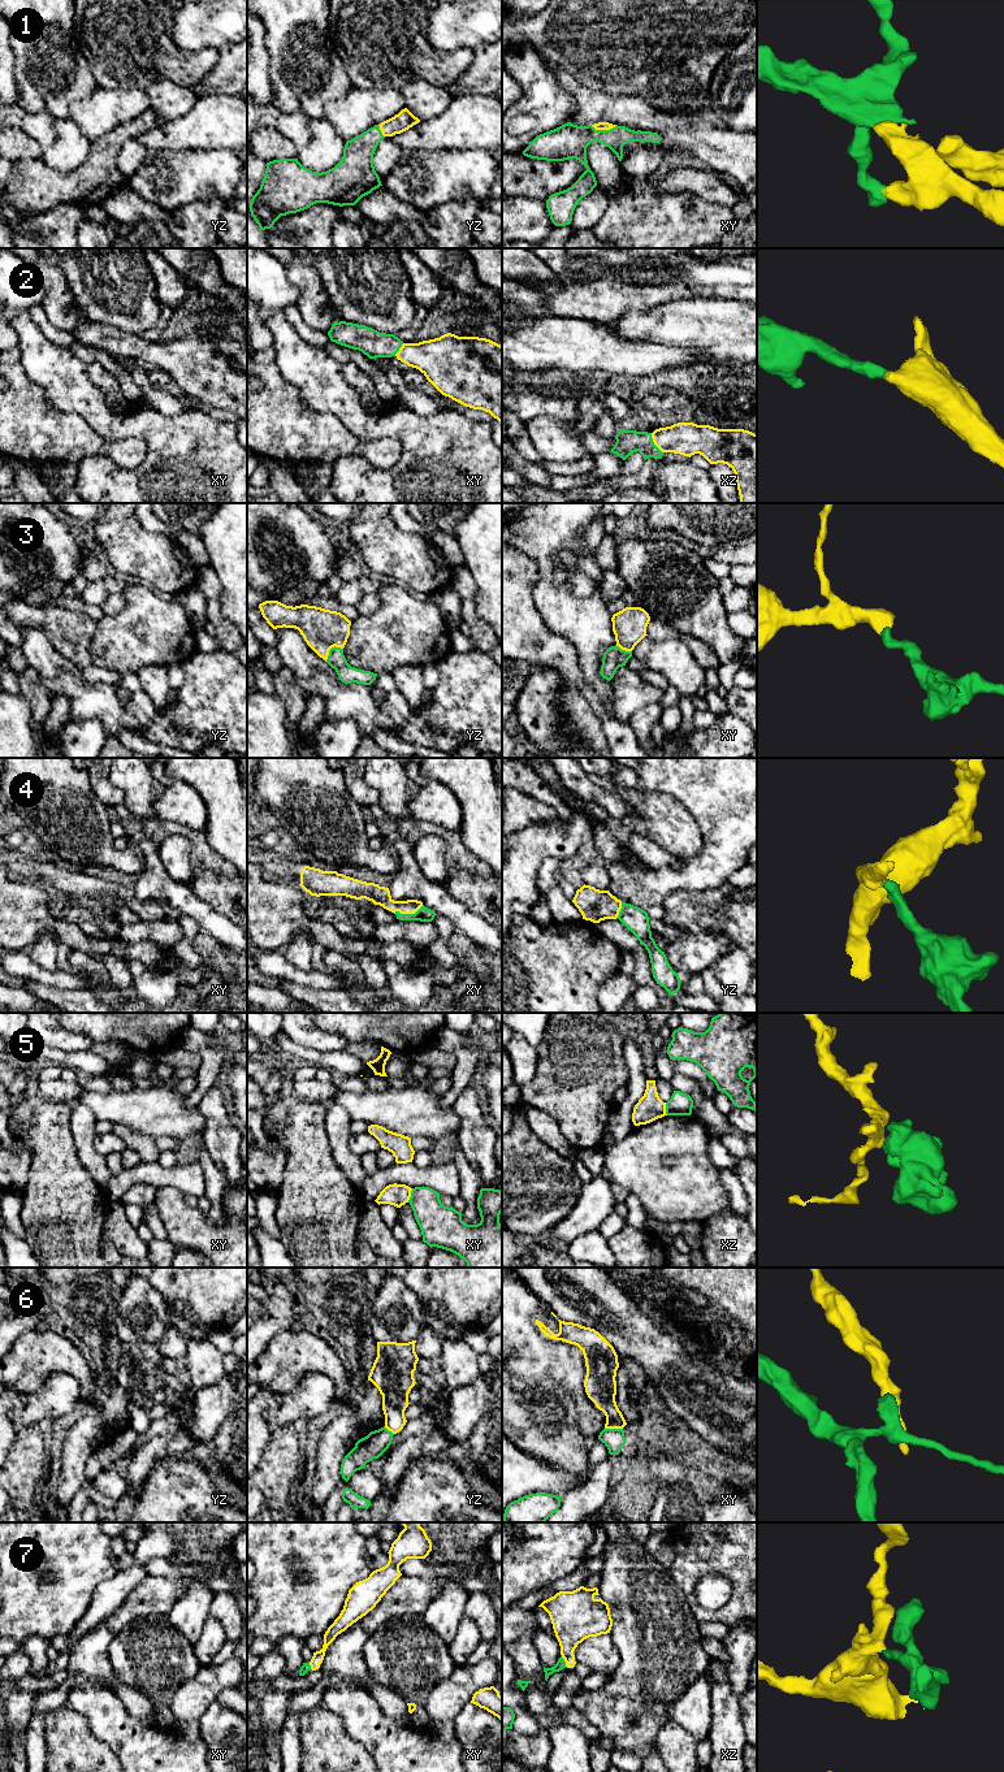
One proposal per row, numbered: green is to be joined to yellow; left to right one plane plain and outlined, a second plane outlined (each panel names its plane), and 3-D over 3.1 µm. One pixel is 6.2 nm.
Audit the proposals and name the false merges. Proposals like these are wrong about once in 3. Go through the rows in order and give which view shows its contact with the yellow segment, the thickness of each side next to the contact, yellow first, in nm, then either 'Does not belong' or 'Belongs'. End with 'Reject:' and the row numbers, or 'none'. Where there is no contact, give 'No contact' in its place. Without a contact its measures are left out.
1: Touches yellow in xy. Thickness 50 nm (yellow) against 220 nm. Belongs
2: Touches yellow in xz. Thickness 200 nm (yellow) against 140 nm. Belongs
3: Touches yellow in yz. Thickness 260 nm (yellow) against 110 nm. Belongs
4: Touches yellow in xy. Thickness 110 nm (yellow) against 90 nm. Belongs
5: Touches yellow in xy. Thickness 140 nm (yellow) against 240 nm. Does not belong
6: Touches yellow in xy. Thickness 180 nm (yellow) against 130 nm. Does not belong
7: Touches yellow in xz. Thickness 260 nm (yellow) against 60 nm. Belongs
Reject: 5, 6

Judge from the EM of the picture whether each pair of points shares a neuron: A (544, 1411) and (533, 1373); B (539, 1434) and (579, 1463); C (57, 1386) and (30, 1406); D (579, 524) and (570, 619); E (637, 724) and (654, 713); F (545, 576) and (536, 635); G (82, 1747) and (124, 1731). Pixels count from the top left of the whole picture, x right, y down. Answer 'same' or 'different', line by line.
A: different
B: same
C: same
D: same
E: same
F: different
G: different

